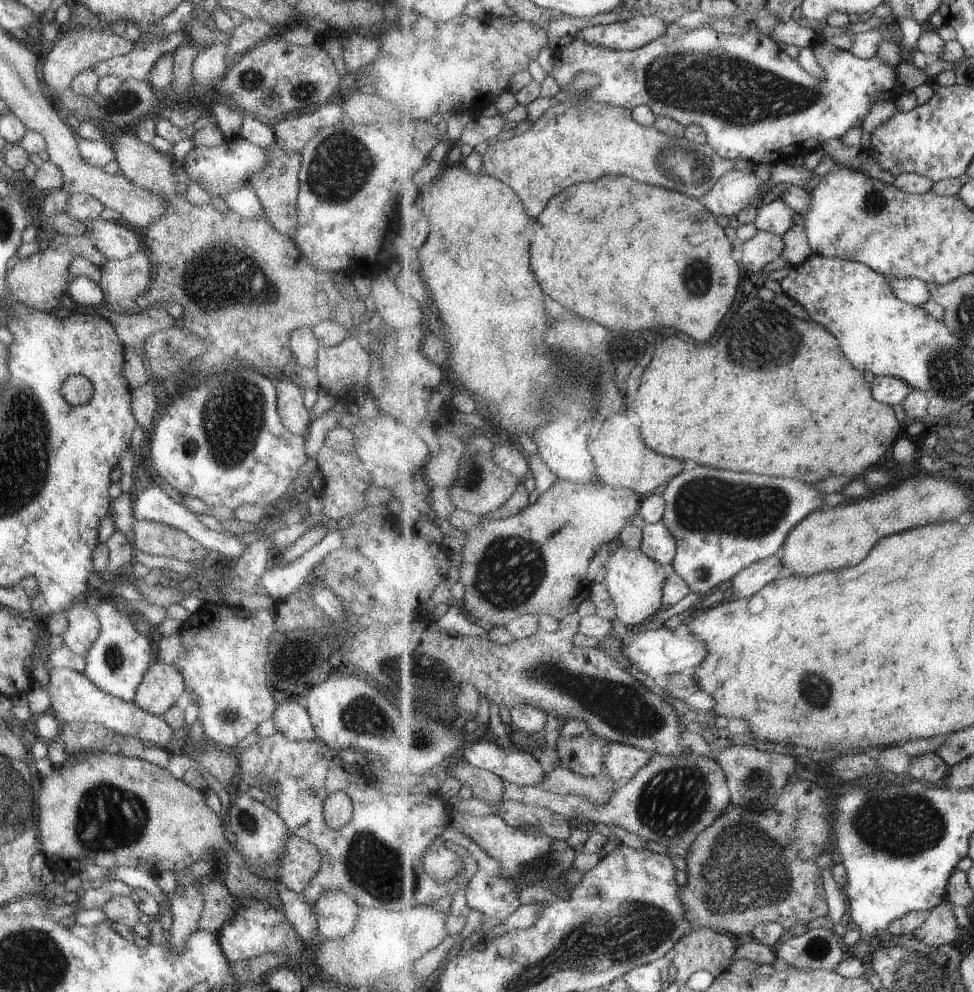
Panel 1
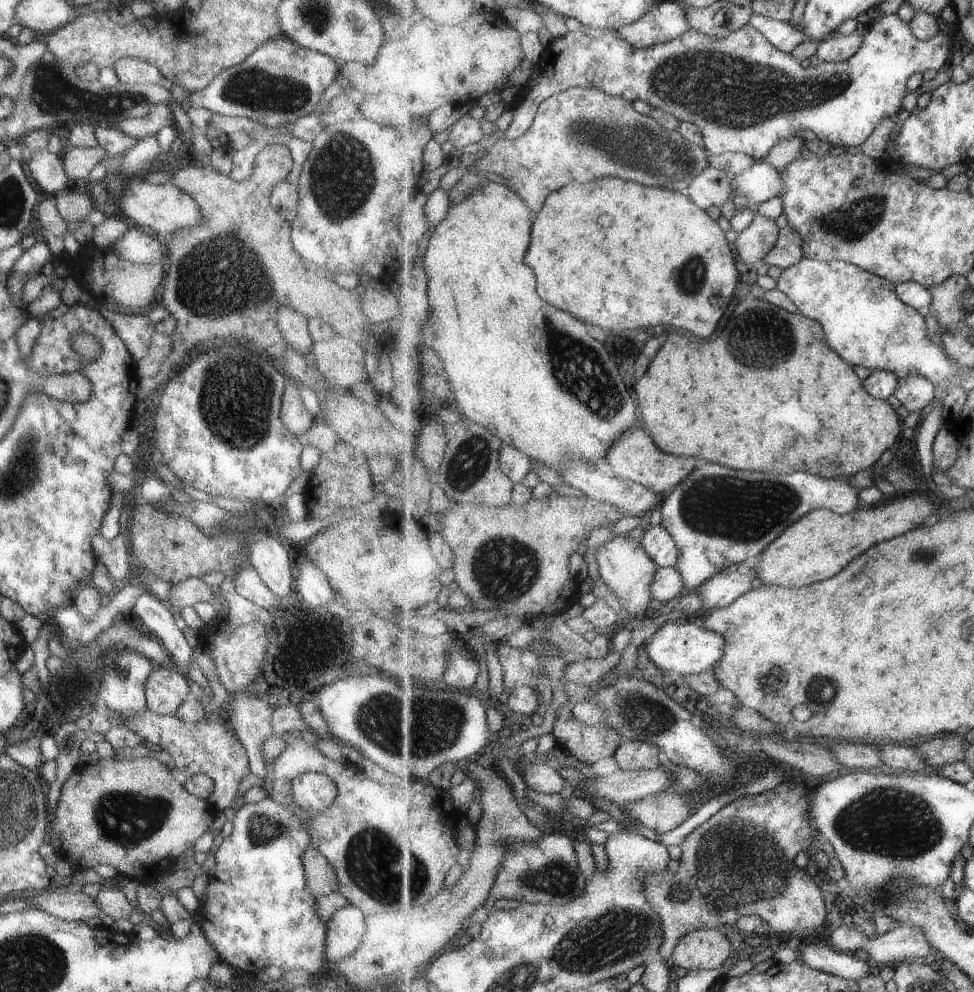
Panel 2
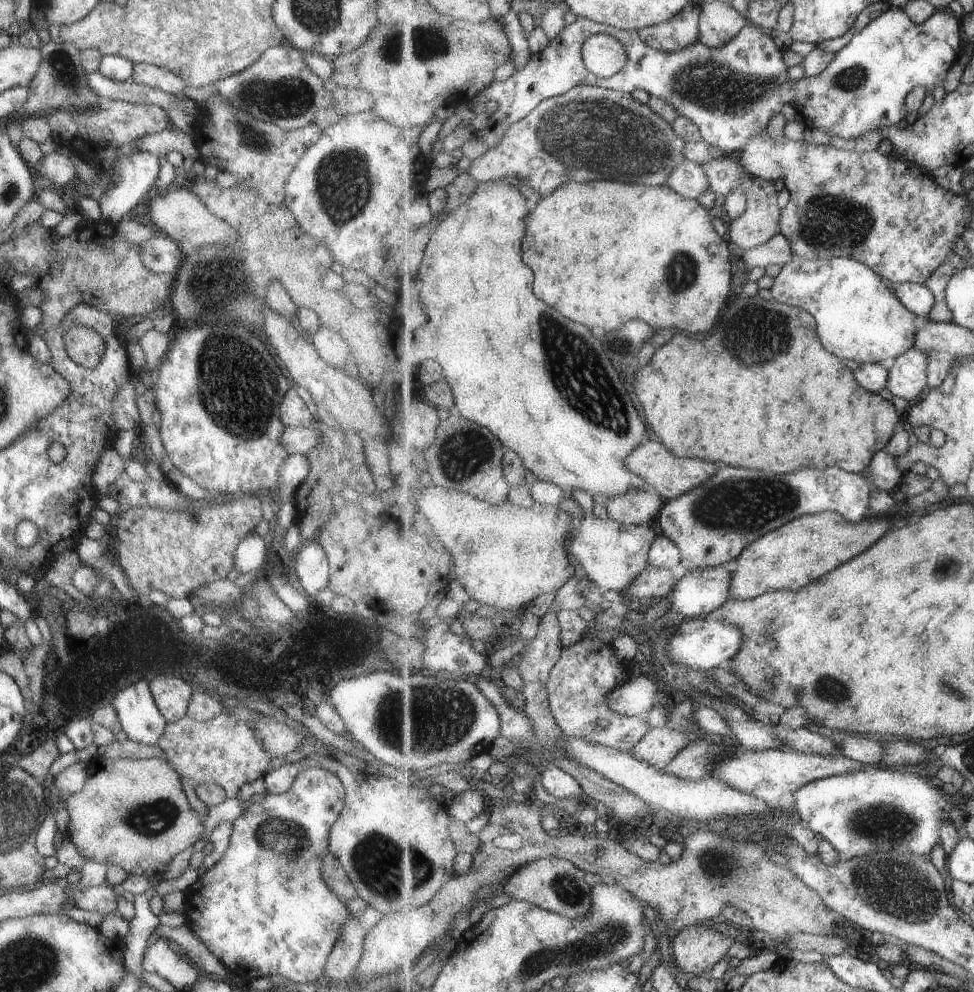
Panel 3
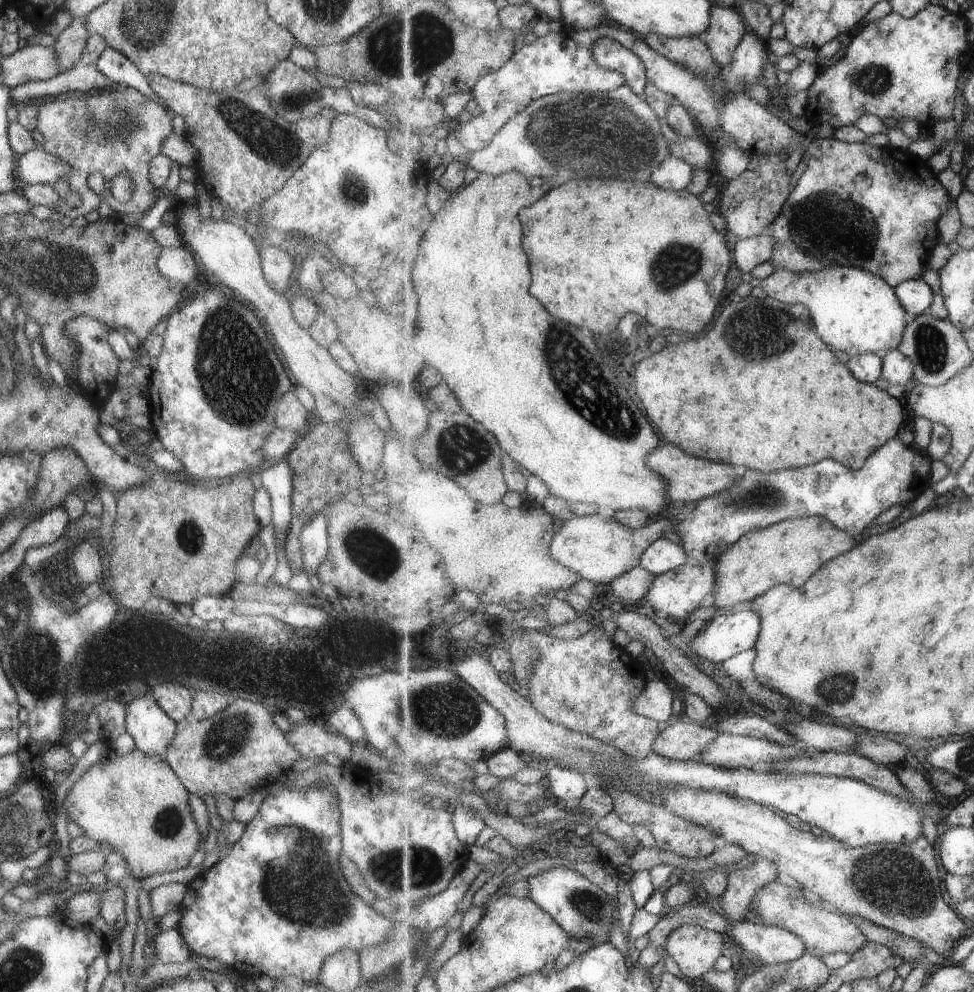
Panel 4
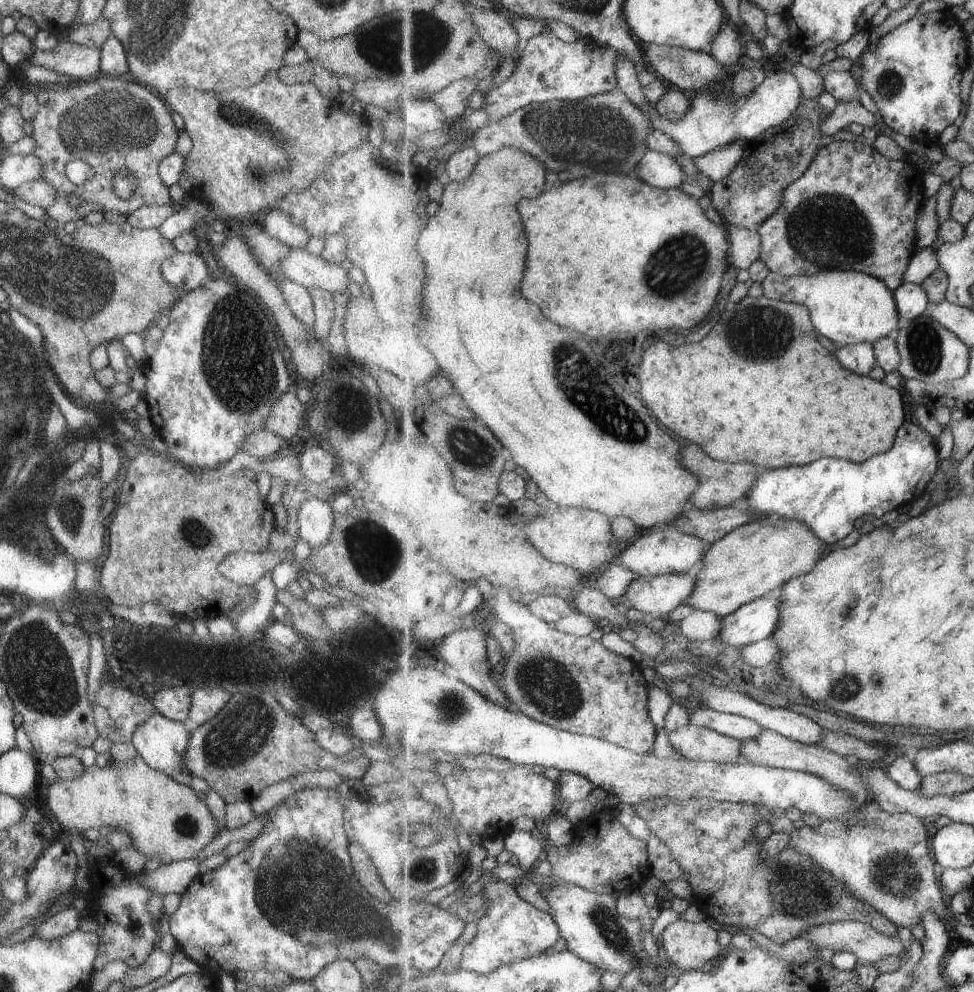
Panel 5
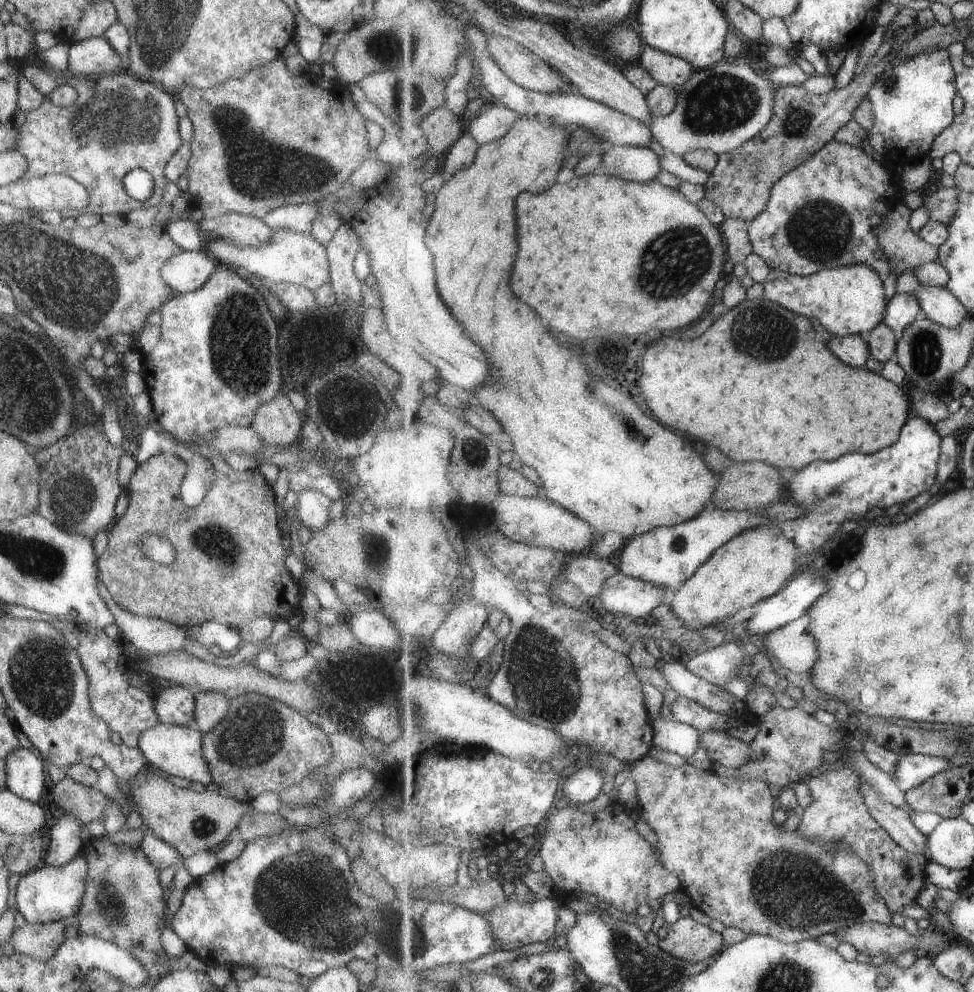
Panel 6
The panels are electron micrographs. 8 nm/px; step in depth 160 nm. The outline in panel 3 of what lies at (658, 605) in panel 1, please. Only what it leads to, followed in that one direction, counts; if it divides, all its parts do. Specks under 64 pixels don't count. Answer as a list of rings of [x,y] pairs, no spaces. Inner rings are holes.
[[[588,516],[585,525],[580,527],[573,538],[568,539],[568,552],[582,566],[585,576],[589,576],[593,583],[597,583],[604,590],[615,590],[620,594],[633,584],[633,581],[650,565],[648,554],[651,545],[657,536],[658,528],[650,524],[625,525],[613,519],[599,519],[595,516]]]

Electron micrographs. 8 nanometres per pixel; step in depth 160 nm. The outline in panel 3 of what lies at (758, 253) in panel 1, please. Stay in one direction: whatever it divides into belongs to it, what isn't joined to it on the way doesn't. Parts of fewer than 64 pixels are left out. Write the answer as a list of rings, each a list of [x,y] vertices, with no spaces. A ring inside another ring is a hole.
[[[754,176],[754,185],[746,194],[746,211],[728,227],[727,235],[729,240],[744,250],[763,246],[775,235],[781,233],[780,220],[783,209],[779,206],[779,198],[777,198],[777,192],[775,192],[773,184],[774,183],[766,181],[765,179],[755,178]]]

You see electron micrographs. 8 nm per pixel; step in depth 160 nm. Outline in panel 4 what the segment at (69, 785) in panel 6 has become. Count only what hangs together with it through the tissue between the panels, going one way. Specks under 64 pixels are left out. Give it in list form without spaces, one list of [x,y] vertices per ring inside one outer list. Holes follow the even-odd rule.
[[[108,748],[106,753],[101,756],[99,762],[95,762],[95,764],[93,764],[89,770],[85,770],[85,772],[78,777],[79,778],[77,778],[71,788],[69,788],[67,794],[65,794],[63,802],[61,802],[61,808],[63,808],[68,821],[79,827],[83,837],[91,838],[91,840],[97,842],[97,845],[107,844],[107,846],[112,847],[112,850],[119,852],[123,858],[123,861],[127,864],[128,870],[131,872],[131,876],[133,876],[133,878],[141,880],[155,873],[170,873],[187,866],[190,857],[198,848],[201,837],[195,825],[192,813],[189,810],[189,805],[187,804],[187,790],[181,785],[181,782],[179,782],[177,776],[173,774],[171,768],[169,768],[169,766],[163,762],[160,756],[145,756],[145,754],[141,754],[141,752],[136,749],[131,750],[131,752],[127,754],[119,755],[115,754],[111,748]]]

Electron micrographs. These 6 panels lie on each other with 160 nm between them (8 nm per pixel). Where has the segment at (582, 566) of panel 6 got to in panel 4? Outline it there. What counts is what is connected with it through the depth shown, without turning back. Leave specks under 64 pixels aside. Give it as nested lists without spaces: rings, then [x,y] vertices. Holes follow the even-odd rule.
[[[637,566],[631,568],[626,574],[621,574],[619,578],[615,578],[610,586],[613,595],[621,598],[623,603],[639,604],[645,601],[647,592],[651,590],[651,584],[653,584],[655,578],[655,574],[651,574],[645,568]]]

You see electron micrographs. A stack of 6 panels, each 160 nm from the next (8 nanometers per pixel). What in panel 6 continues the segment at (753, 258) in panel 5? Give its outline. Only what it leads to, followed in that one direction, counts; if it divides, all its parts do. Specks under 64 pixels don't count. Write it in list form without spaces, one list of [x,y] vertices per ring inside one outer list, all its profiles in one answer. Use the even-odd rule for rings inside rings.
[[[743,219],[723,220],[720,228],[723,229],[723,238],[727,241],[728,256],[734,263],[744,263],[749,255],[754,252],[754,246],[750,239],[750,223]]]

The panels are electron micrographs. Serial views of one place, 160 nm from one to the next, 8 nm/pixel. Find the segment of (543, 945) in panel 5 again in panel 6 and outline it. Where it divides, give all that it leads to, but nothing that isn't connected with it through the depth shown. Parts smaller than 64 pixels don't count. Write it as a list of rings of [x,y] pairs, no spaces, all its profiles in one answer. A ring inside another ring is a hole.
[[[549,897],[539,901],[522,901],[519,898],[511,898],[503,904],[488,912],[487,918],[494,927],[494,935],[500,945],[499,950],[519,950],[521,946],[537,944],[537,942],[549,942],[555,936],[555,922],[557,922],[557,908],[564,904],[557,904],[559,900]]]

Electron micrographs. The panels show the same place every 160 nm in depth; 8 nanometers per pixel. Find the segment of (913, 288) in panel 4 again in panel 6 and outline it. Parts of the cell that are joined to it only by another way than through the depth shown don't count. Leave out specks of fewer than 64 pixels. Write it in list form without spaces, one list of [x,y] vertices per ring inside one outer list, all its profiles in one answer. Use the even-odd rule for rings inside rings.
[[[895,292],[888,300],[884,322],[900,339],[904,330],[922,316],[922,304],[914,294]]]

